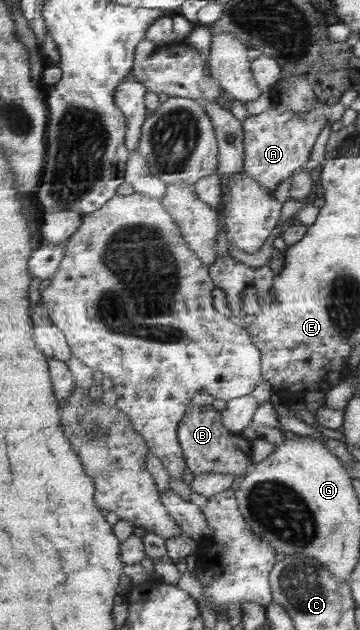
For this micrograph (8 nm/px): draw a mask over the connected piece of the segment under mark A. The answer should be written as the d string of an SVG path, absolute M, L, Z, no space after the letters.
M316 101L316 107L304 115L298 115L289 106L279 103L271 104L264 112L256 116L248 116L243 121L245 131L245 157L242 175L247 175L259 180L261 186L273 193L283 181L287 181L301 167L311 159L311 151L329 123L325 115L325 107L321 101Z

